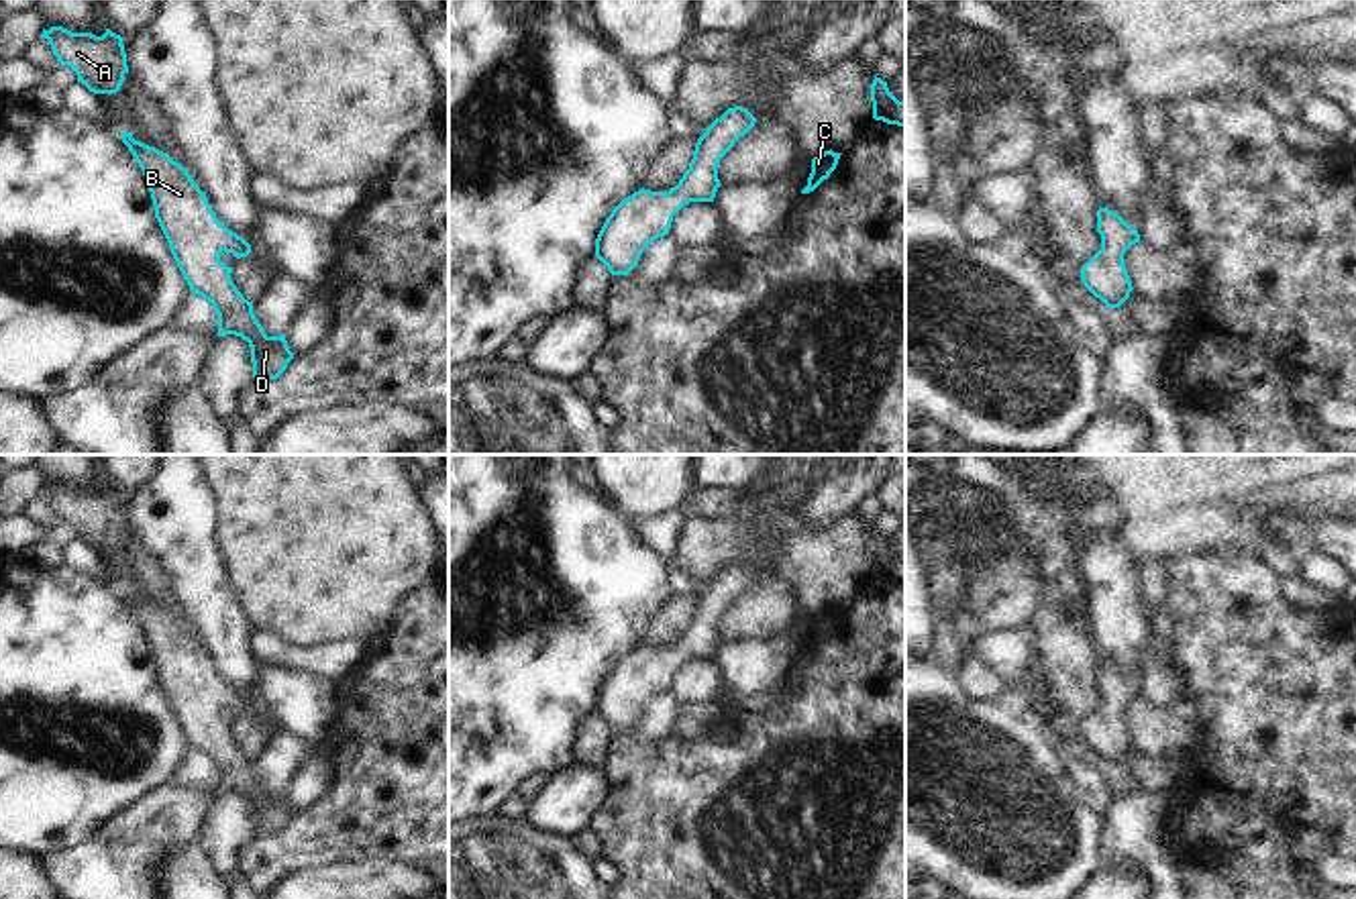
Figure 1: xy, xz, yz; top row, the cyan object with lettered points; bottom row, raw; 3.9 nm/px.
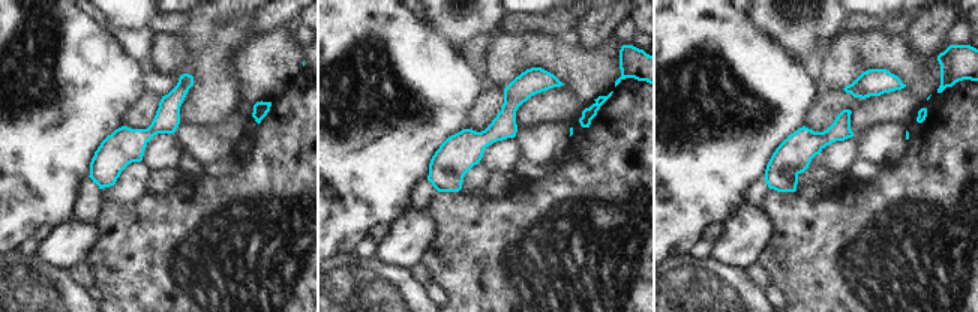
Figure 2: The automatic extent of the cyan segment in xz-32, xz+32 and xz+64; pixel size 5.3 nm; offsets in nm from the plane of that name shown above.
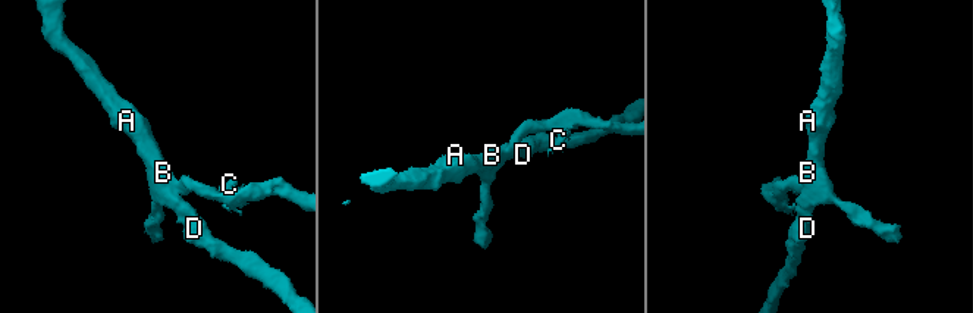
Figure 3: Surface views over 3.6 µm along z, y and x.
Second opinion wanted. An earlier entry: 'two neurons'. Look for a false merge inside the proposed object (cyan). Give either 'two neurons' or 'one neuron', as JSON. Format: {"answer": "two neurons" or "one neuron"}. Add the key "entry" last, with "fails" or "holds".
{"answer": "one neuron", "entry": "fails"}

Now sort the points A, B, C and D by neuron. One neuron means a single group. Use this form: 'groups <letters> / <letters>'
groups A B C D

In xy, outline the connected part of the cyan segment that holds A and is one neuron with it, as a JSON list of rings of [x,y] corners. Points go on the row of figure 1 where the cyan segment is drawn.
[[[63,27],[43,29],[53,55],[61,65],[69,65],[94,94],[116,94],[128,73],[122,37],[106,29],[102,37],[92,33],[71,33]]]

